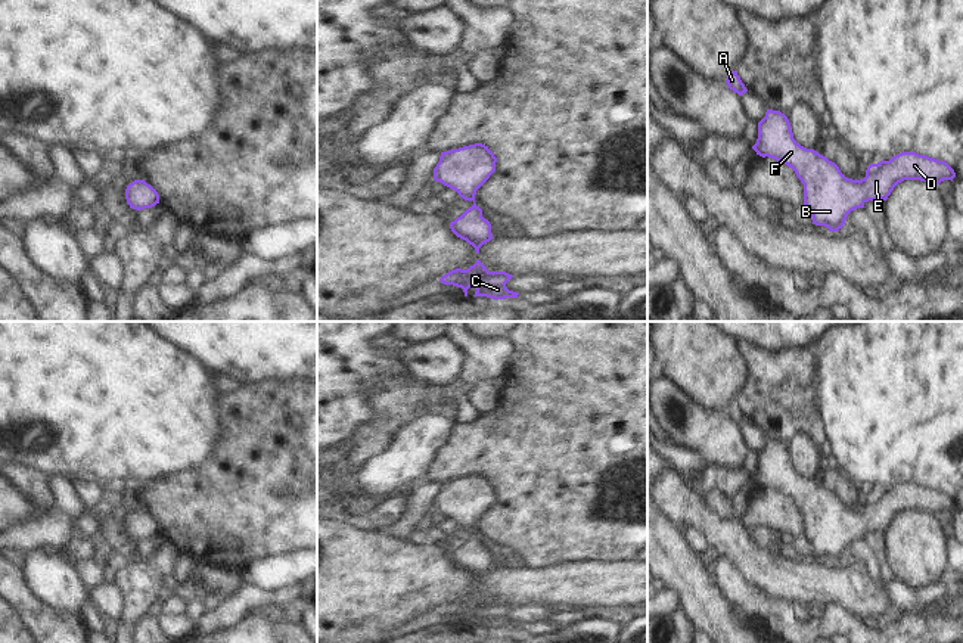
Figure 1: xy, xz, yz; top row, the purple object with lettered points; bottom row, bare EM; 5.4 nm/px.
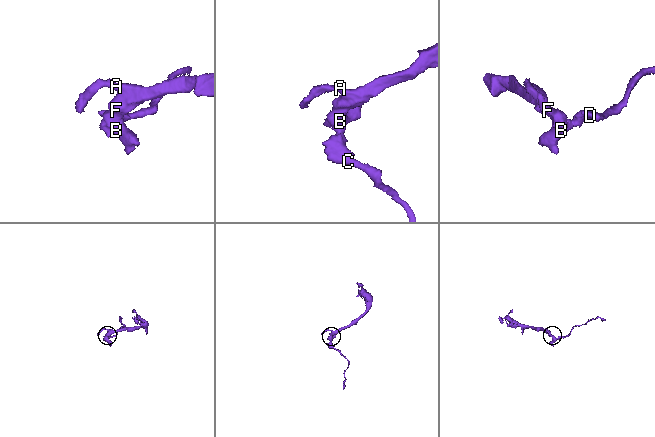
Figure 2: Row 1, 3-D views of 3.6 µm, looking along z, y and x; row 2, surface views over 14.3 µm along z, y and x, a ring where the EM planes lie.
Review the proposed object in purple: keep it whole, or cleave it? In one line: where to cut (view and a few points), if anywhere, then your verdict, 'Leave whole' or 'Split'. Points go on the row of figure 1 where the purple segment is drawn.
No split. Leave whole.

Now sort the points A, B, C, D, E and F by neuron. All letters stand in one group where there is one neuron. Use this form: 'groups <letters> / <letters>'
groups A B C D E F

